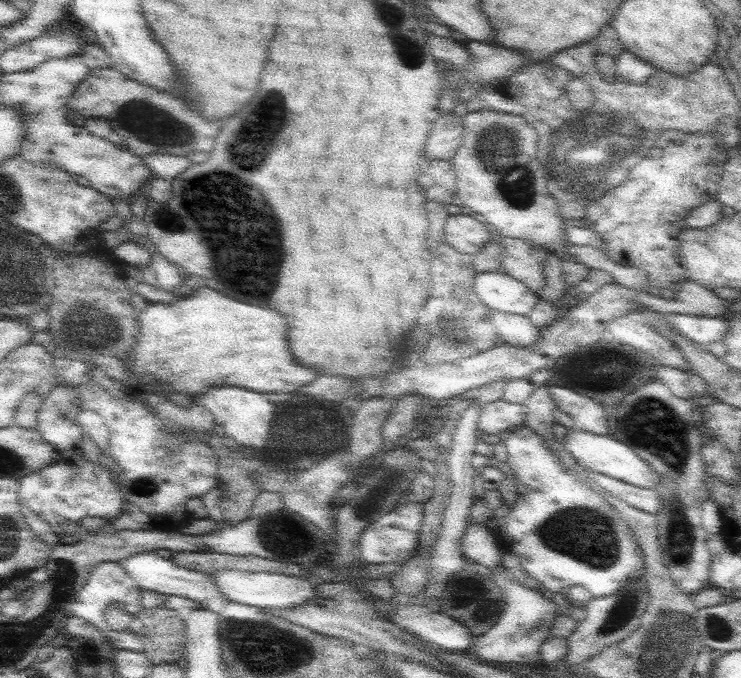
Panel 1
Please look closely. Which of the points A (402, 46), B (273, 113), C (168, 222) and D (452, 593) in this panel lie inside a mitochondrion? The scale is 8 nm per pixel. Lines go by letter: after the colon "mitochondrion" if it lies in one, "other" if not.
A: mitochondrion
B: mitochondrion
C: other
D: mitochondrion

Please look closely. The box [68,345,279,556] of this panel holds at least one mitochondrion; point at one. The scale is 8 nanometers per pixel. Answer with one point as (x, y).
(143, 486)

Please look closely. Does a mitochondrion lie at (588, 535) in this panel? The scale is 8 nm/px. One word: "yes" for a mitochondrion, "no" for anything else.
yes

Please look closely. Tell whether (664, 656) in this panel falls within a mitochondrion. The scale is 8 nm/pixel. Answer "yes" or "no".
yes

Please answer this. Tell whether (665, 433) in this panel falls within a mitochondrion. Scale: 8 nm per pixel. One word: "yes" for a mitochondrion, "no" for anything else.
yes

